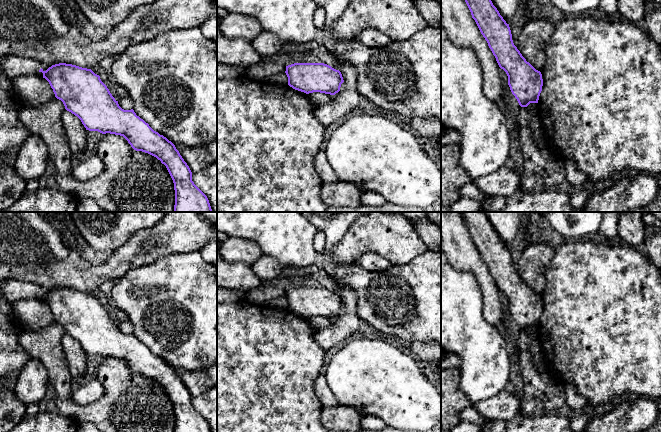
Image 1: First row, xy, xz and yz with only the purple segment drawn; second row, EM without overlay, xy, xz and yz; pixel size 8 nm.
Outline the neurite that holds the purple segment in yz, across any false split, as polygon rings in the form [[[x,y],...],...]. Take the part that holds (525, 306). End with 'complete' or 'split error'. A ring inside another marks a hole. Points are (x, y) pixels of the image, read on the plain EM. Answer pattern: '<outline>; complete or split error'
[[[461,212],[465,226],[496,285],[508,300],[508,309],[521,331],[538,327],[543,303],[514,269],[509,248],[493,229],[485,212]]]; complete

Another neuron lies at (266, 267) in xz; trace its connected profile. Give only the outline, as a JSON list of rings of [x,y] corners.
[[[228,237],[221,243],[220,252],[225,261],[249,264],[262,281],[275,279],[286,268],[274,257],[263,254],[251,240]]]

